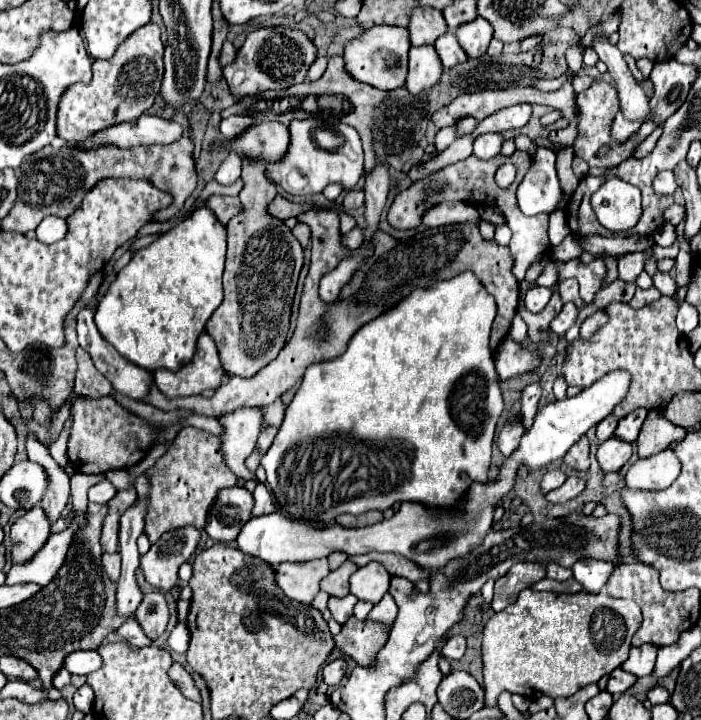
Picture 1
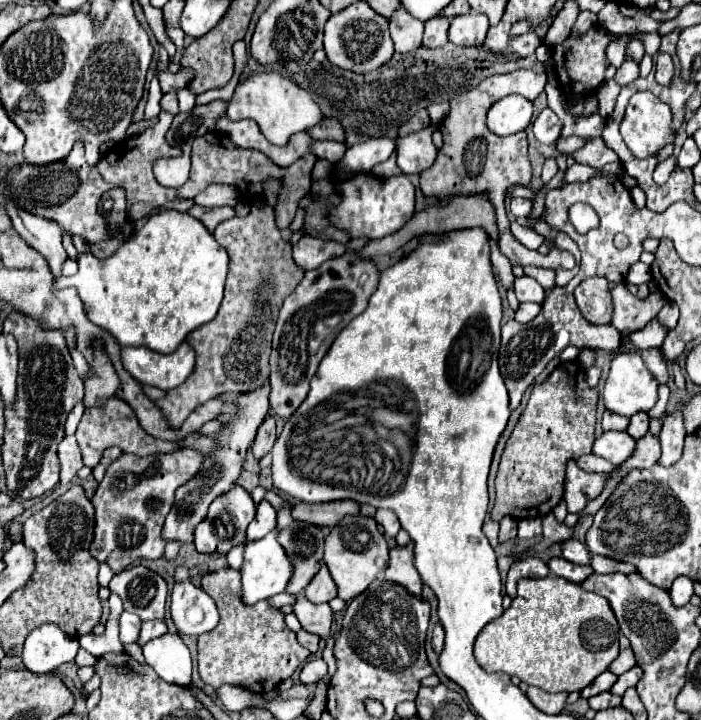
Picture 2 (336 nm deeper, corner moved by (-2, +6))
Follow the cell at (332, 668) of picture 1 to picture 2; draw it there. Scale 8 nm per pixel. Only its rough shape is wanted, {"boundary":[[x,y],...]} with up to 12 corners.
{"boundary":[[320,654],[312,656],[300,670],[302,684],[316,684],[326,674]]}

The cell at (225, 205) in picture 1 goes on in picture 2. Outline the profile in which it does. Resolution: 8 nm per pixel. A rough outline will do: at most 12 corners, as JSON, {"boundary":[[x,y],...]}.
{"boundary":[[196,204],[188,214],[214,232],[218,222],[234,216],[230,206],[204,208]]}

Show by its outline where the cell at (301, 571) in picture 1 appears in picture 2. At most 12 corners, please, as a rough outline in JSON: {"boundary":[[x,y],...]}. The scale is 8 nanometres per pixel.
{"boundary":[[277,513],[274,532],[246,542],[242,602],[284,592],[292,564],[276,534],[294,524]]}

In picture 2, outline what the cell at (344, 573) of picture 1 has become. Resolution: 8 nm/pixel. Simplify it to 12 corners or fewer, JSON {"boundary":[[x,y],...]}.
{"boundary":[[322,566],[304,590],[314,602],[336,598],[334,580]]}

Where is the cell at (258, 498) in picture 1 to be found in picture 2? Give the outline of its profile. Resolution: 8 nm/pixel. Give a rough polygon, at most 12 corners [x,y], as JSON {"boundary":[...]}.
{"boundary":[[262,500],[248,526],[248,540],[258,540],[276,528],[276,510]]}

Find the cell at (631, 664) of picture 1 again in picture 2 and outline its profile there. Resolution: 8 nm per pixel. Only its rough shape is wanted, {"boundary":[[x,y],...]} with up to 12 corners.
{"boundary":[[620,636],[620,654],[608,670],[620,676],[636,666],[630,642]]}

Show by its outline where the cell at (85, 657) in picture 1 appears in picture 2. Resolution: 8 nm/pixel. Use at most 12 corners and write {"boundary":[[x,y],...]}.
{"boundary":[[54,624],[28,634],[22,662],[46,674],[72,662],[80,646]]}

